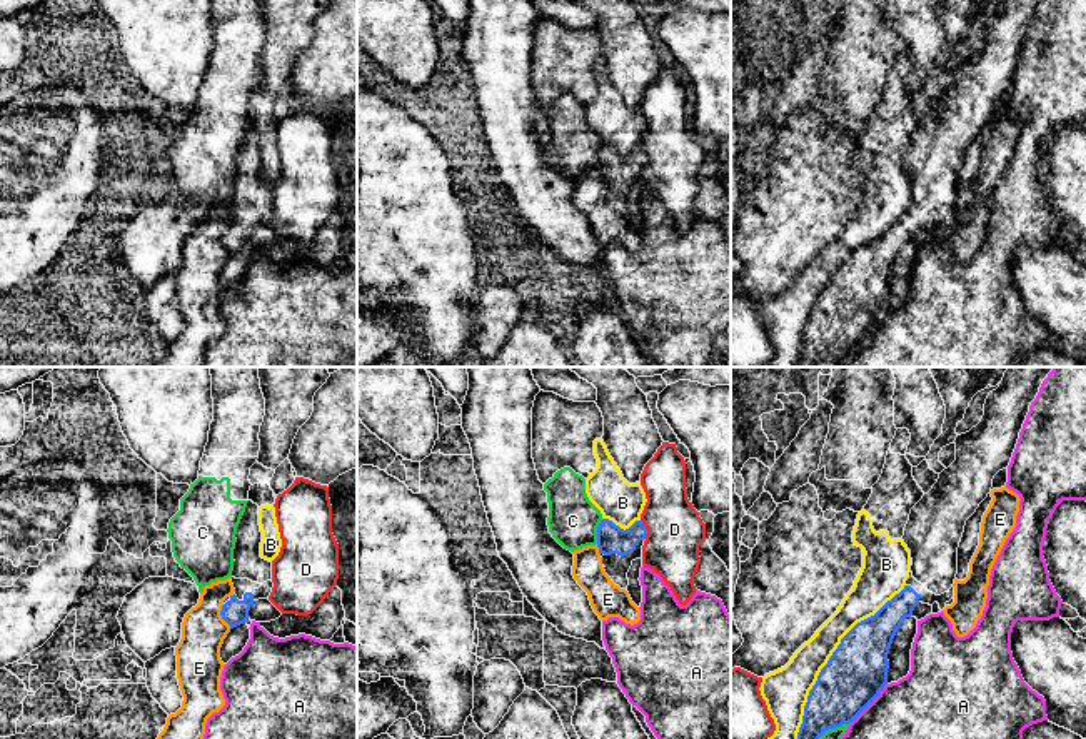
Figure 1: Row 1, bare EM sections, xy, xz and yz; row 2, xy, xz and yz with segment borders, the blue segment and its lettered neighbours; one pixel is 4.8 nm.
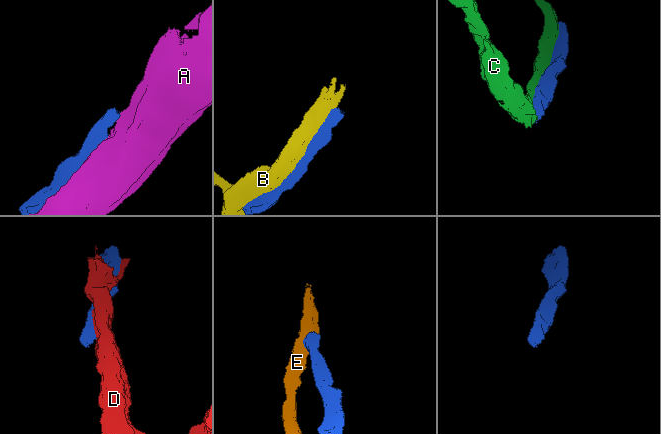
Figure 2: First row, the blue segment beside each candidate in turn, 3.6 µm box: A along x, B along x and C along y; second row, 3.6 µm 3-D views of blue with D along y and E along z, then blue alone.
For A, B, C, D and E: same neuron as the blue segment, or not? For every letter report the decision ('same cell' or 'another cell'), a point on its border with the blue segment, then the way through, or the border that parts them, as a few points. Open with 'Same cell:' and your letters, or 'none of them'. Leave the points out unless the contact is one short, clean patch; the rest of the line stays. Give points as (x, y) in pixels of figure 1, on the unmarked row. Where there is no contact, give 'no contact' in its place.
Same cell: none of them
A: another cell; contact yz (871, 327)
B: another cell; contact yz (829, 284)
C: another cell; contact xz (598, 157)
D: another cell; contact xz (646, 155)
E: another cell; contact xy (221, 241); border xy (222, 231), (221, 242), (231, 254)

